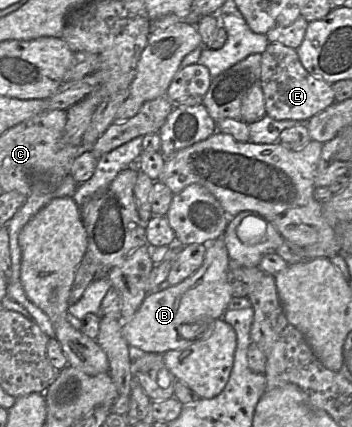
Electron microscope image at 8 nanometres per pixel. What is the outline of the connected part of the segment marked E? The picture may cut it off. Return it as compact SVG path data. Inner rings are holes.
M269 43L261 54L260 85L266 115L279 121L307 122L335 103L332 84L310 74L301 64L296 50L281 43Z

